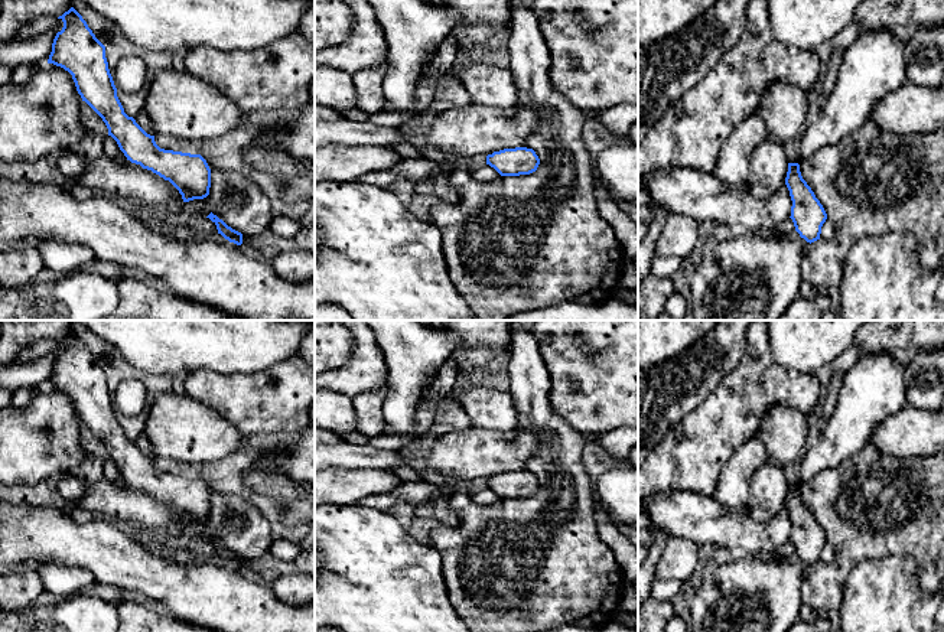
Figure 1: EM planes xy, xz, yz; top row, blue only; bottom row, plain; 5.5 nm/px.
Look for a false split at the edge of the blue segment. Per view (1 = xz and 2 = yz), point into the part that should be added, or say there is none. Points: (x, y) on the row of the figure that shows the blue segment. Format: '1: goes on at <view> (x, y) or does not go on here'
1: does not go on here
2: does not go on here

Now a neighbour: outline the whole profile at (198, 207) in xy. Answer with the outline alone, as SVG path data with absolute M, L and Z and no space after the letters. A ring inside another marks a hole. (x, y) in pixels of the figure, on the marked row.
M211 170L209 195L185 202L182 209L201 216L211 212L245 237L270 228L273 212L253 177L240 172Z

